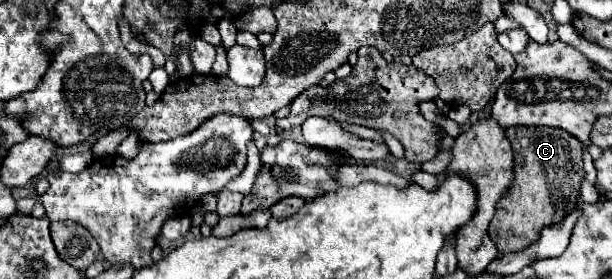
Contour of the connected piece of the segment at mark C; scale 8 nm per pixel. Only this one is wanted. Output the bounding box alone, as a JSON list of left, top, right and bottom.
[489,127,585,255]

